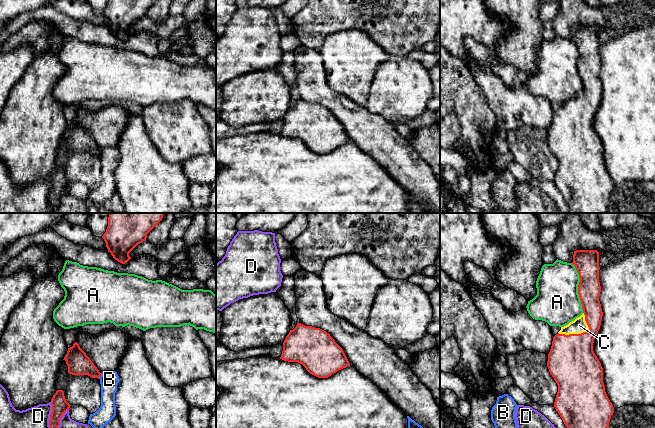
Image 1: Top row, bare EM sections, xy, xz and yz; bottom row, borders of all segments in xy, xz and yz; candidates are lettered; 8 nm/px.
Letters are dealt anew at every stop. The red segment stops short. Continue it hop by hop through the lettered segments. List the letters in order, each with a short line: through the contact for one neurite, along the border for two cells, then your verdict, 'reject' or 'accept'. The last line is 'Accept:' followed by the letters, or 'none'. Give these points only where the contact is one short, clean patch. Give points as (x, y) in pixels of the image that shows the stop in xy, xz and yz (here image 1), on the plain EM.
A: reject
B: reject
C: accept
D: reject
Accept: C

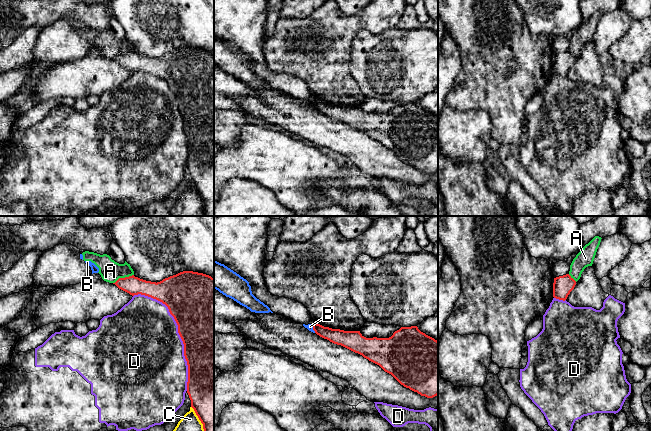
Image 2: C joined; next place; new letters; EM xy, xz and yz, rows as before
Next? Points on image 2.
A: reject
B: line xz (312, 100), (312, 105), (315, 108); reject
C: reject
D: reject
Accept: none

